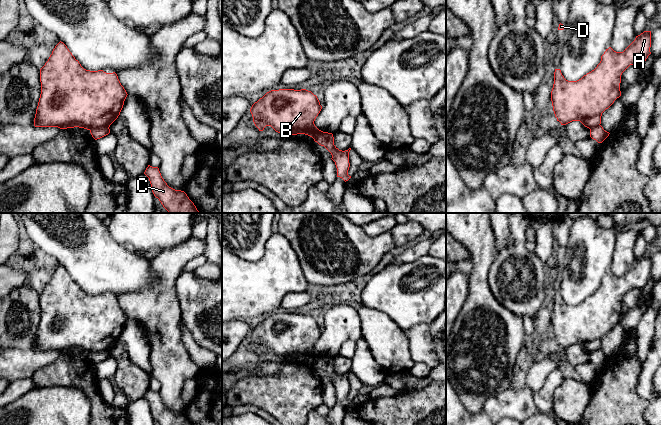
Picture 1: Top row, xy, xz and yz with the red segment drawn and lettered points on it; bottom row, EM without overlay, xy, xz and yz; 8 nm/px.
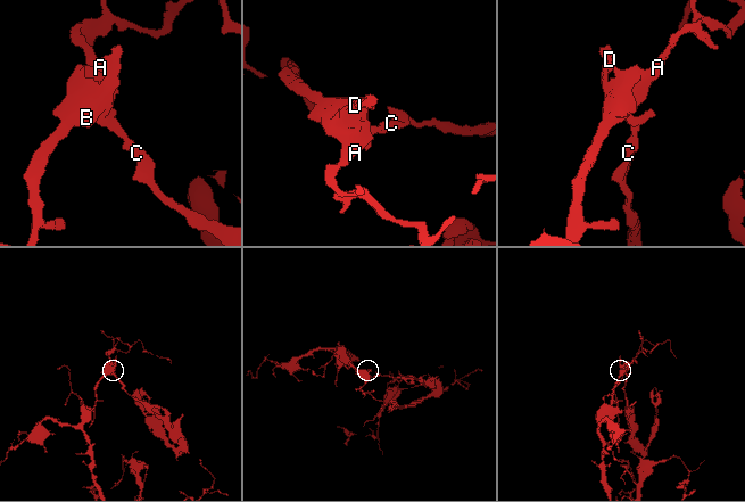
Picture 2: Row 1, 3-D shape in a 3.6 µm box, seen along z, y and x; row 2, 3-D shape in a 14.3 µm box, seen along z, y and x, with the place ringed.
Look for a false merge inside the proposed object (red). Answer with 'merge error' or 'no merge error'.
merge error

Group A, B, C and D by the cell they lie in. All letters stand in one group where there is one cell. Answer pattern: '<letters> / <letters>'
A B D / C

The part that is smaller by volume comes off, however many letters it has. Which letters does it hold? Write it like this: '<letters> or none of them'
C

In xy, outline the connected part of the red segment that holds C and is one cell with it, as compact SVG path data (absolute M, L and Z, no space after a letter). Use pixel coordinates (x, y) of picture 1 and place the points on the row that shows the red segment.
M148 165L144 174L149 178L151 189L168 213L199 213L187 194L167 185L158 167Z

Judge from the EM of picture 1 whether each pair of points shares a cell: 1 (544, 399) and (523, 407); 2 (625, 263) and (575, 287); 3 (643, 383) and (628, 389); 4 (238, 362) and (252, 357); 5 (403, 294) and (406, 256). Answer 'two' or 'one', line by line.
1: two
2: two
3: two
4: one
5: two

